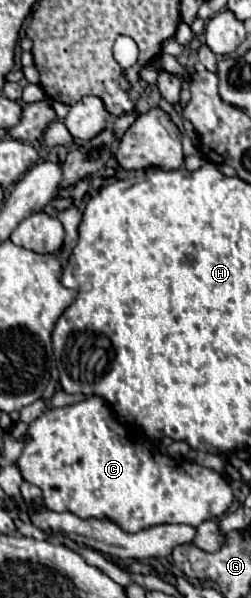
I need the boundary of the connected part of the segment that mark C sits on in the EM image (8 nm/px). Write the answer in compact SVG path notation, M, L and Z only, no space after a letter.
M91 397L89 401L81 401L81 403L75 403L75 405L61 407L61 409L47 409L41 417L37 417L33 423L29 423L29 427L27 427L27 443L25 443L25 449L23 449L21 457L17 459L17 467L21 469L21 477L25 481L29 481L31 485L37 485L43 491L43 505L47 509L57 511L57 513L69 511L69 513L73 513L73 515L77 515L81 519L107 519L107 521L117 523L127 533L135 533L135 531L141 531L141 529L147 529L147 527L153 527L153 525L163 525L163 523L197 527L199 523L203 523L203 519L219 519L219 517L223 517L229 511L229 507L233 505L233 499L235 499L229 483L223 479L221 473L217 473L213 469L207 469L203 465L197 465L197 463L175 461L173 457L167 457L167 455L163 455L159 451L155 453L155 449L149 443L145 443L141 437L135 437L135 433L131 433L129 429L121 427L119 423L113 423L111 411L109 411L109 407L107 407L103 397Z

